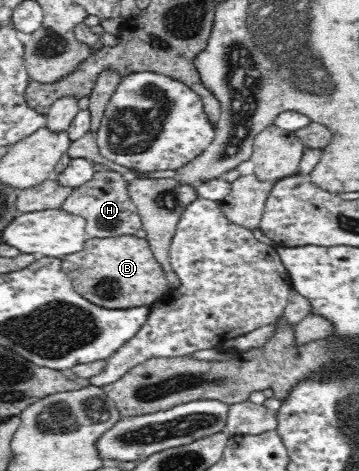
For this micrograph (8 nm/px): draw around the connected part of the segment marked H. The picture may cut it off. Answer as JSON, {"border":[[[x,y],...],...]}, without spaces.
{"border":[[[113,170],[96,171],[90,181],[69,193],[60,209],[84,218],[85,230],[90,238],[134,235],[138,229],[143,229],[140,214],[126,190],[126,178]]]}

